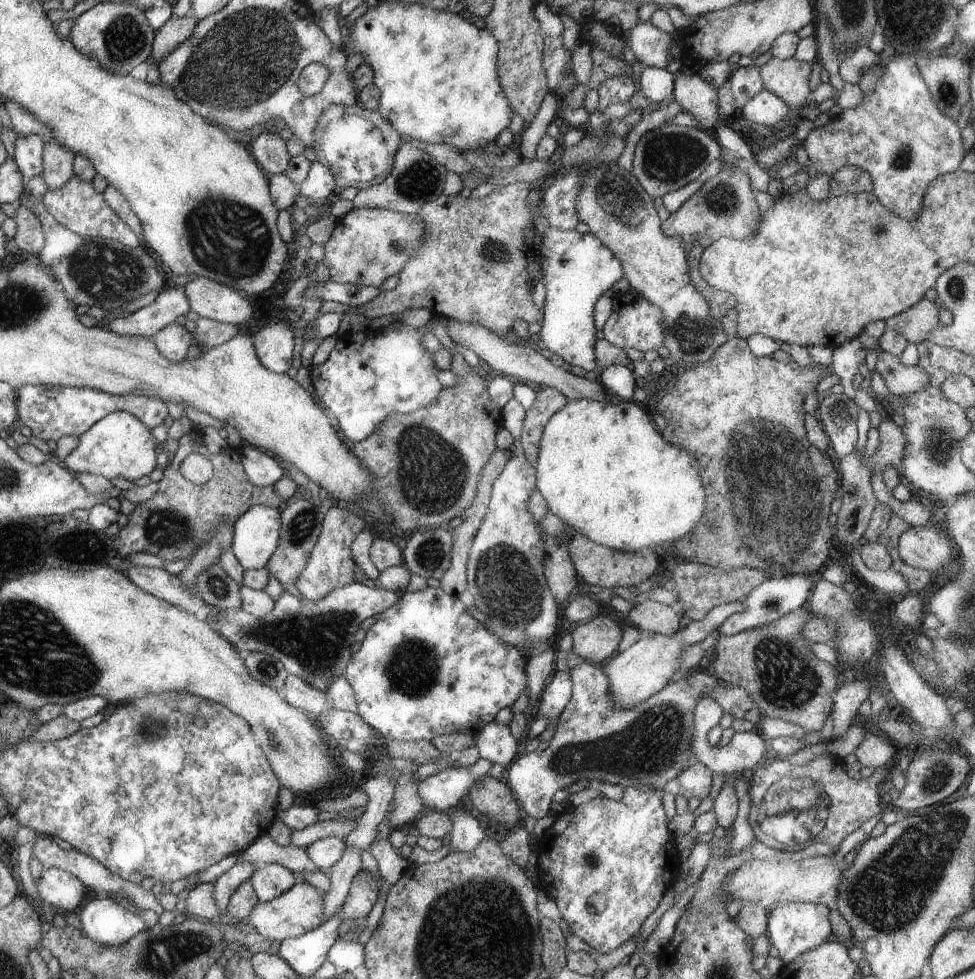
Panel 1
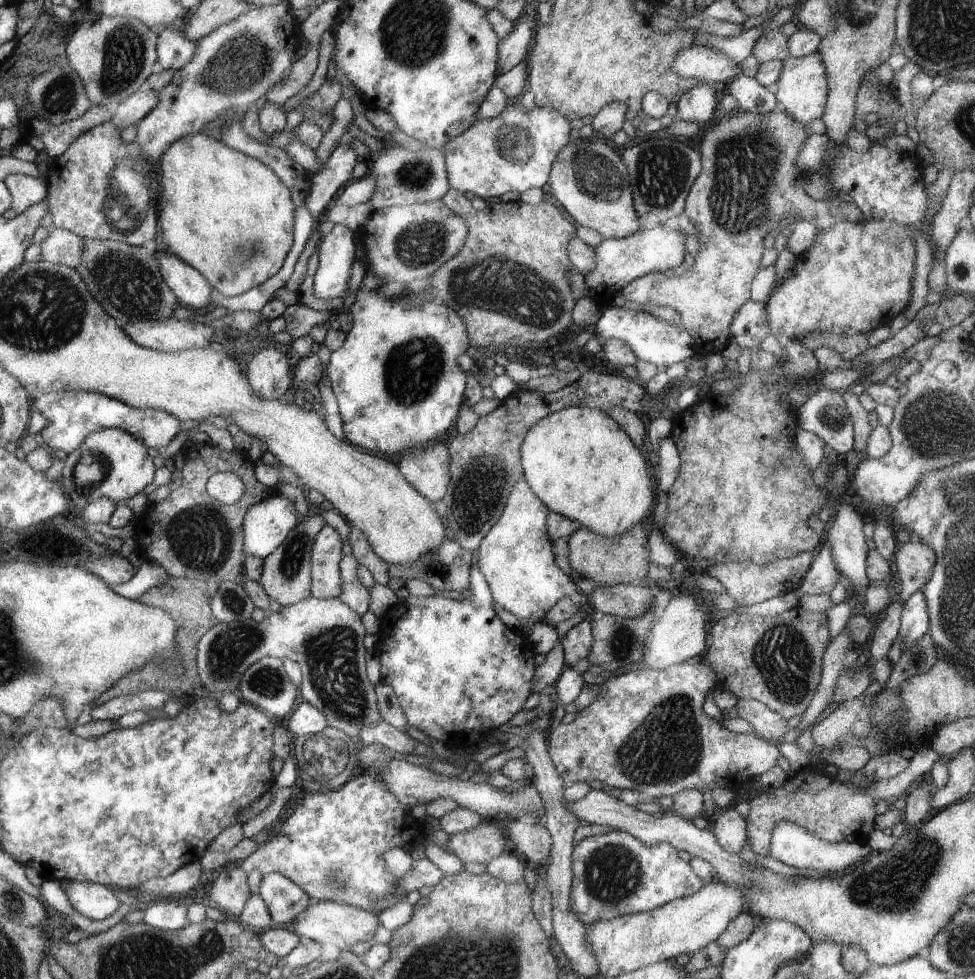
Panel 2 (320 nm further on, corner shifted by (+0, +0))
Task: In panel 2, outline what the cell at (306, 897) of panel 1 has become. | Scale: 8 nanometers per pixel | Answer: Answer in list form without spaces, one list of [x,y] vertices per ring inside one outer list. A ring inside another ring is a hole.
[[[312,898],[310,900],[311,906],[292,923],[294,932],[303,939],[332,944],[342,952],[350,950],[357,942],[374,942],[374,932],[378,926],[382,926],[378,921],[378,913],[332,901],[317,901]]]

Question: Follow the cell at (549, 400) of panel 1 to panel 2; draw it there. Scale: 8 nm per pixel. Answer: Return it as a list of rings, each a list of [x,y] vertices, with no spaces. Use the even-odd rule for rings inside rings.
[[[590,369],[588,372],[581,374],[580,380],[577,380],[574,384],[569,384],[557,392],[546,393],[545,401],[549,404],[551,412],[566,407],[590,407],[606,412],[612,407],[620,407],[640,415],[642,400],[645,399],[646,395],[645,386],[638,380],[630,379],[625,375],[606,374],[606,372],[596,372],[596,370]]]

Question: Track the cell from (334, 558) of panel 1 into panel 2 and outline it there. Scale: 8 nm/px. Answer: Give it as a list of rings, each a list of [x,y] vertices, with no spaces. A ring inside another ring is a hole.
[[[325,524],[323,530],[316,535],[315,550],[312,551],[312,597],[327,599],[340,596],[343,591],[342,570],[338,570],[340,560],[343,560],[342,540],[340,540],[340,536],[338,536],[338,532],[334,530],[334,527],[330,528]]]

